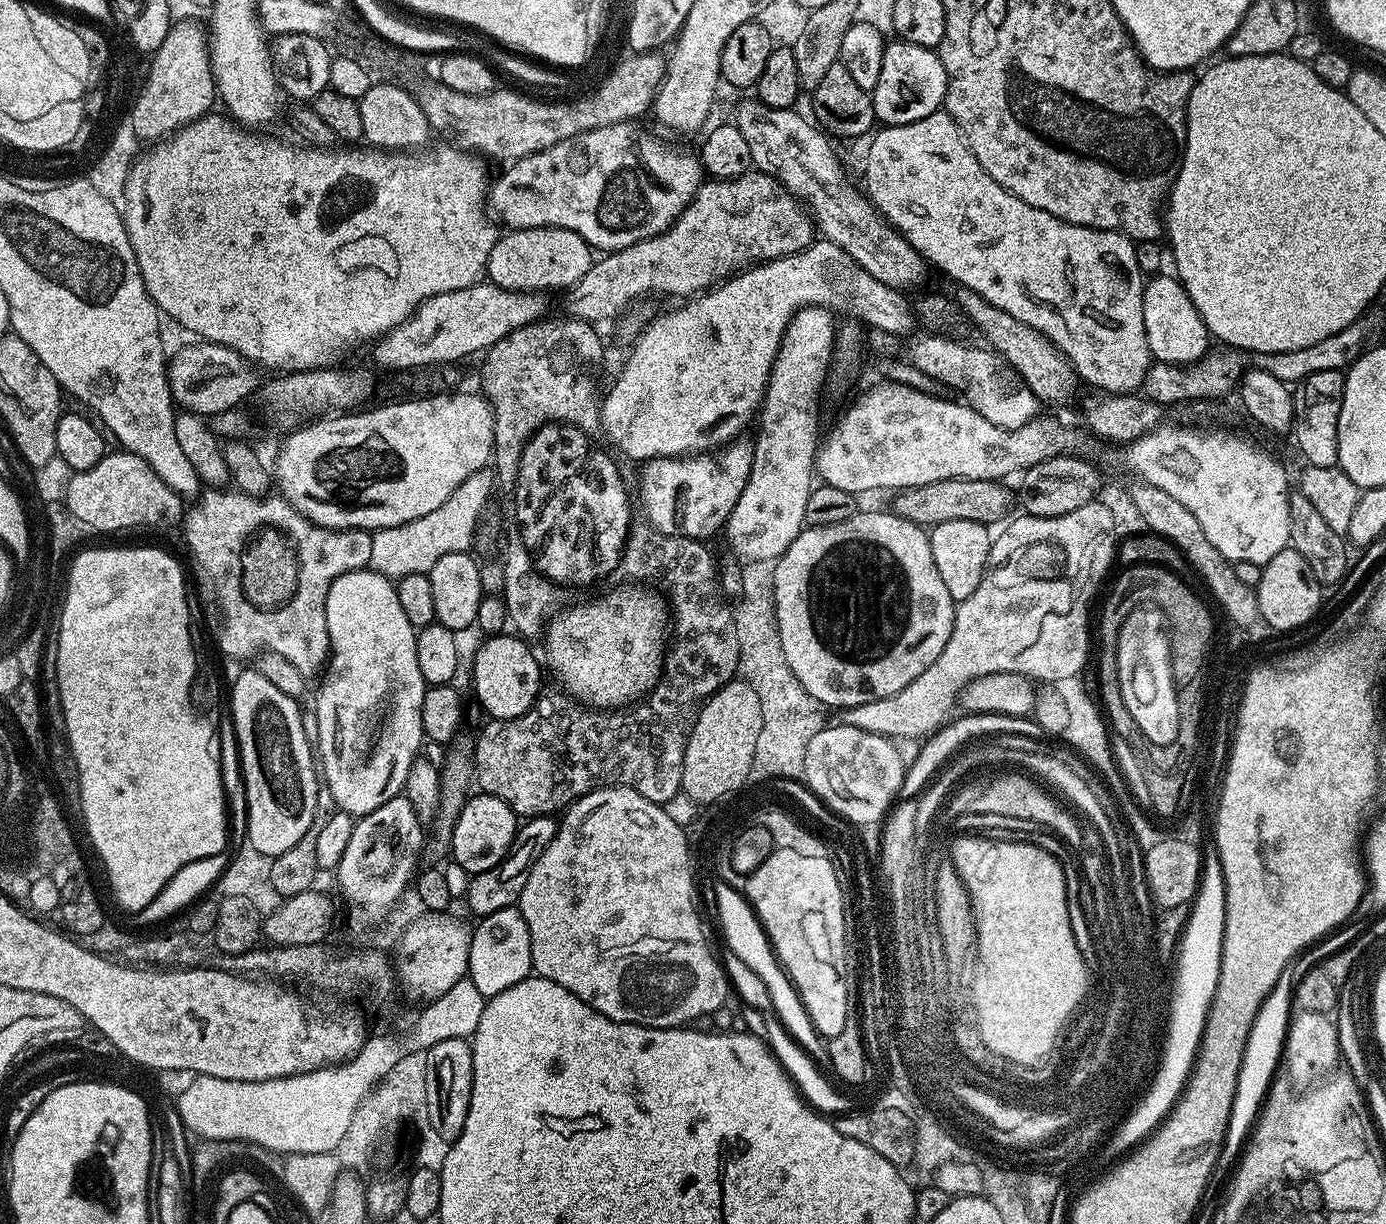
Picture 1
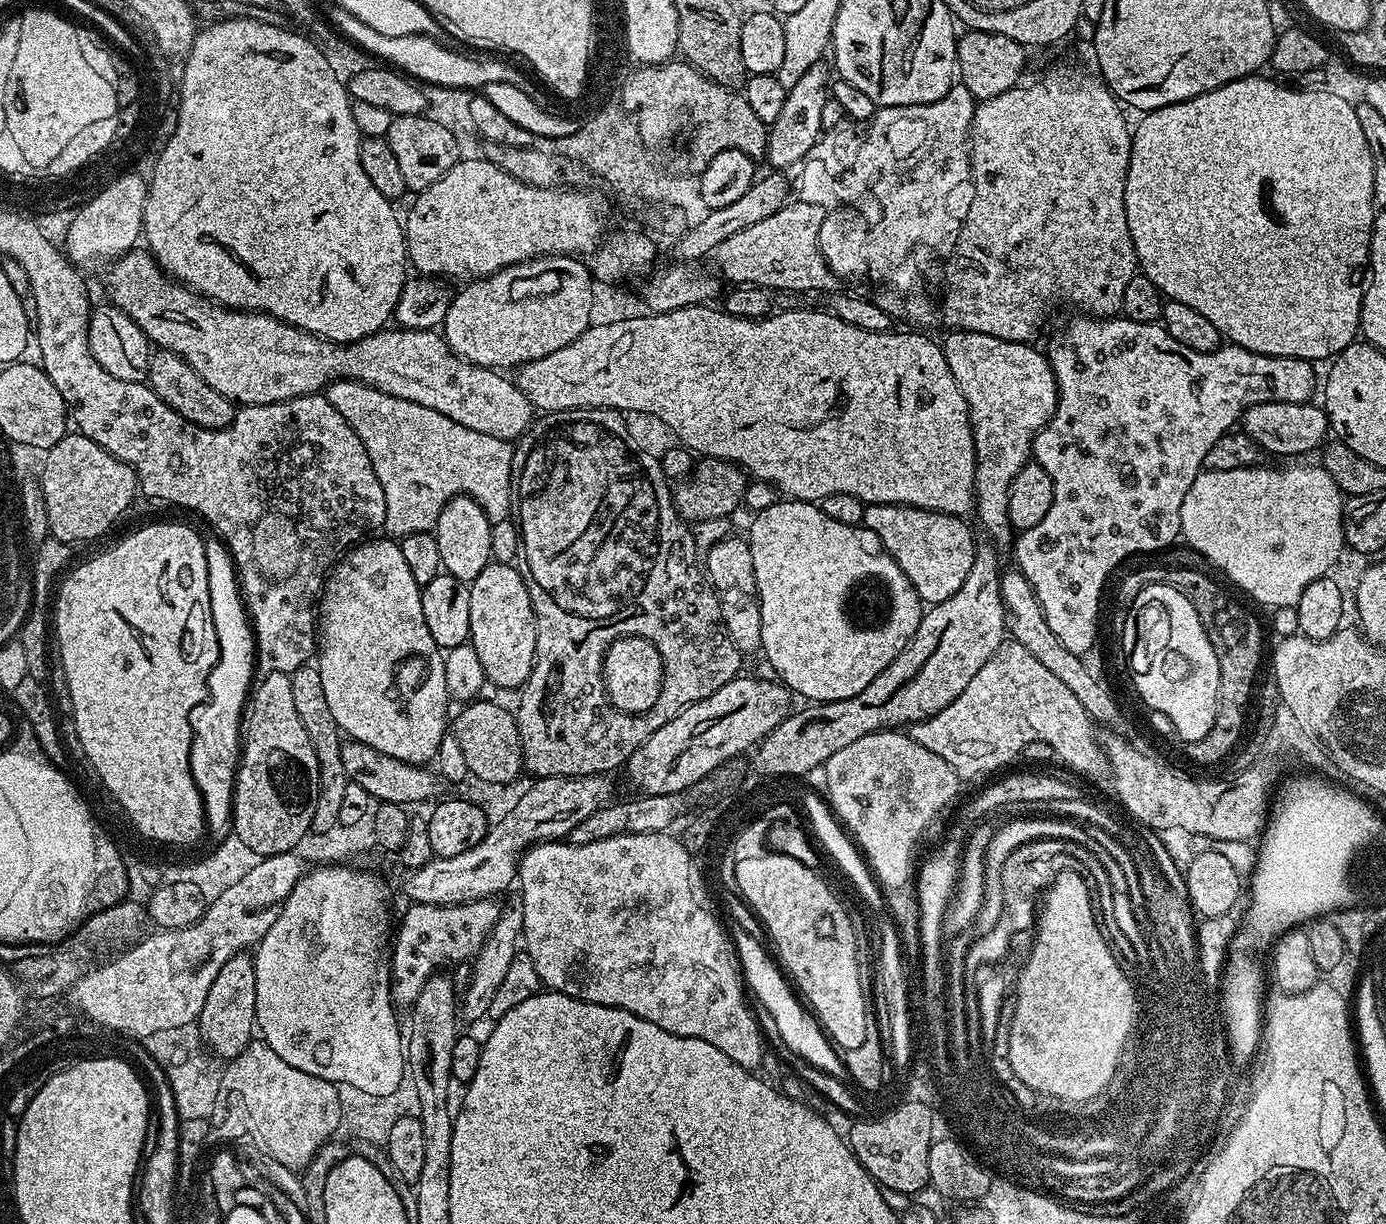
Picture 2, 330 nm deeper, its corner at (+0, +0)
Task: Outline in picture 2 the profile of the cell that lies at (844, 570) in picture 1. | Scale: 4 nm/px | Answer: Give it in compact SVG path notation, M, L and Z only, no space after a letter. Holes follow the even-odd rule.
M780 498L751 519L752 529L746 539L754 558L755 591L761 610L760 647L777 672L779 683L789 693L805 696L808 702L849 700L862 694L898 658L918 630L922 615L919 594L892 556L875 547L867 548L857 529L822 514L819 503Z

